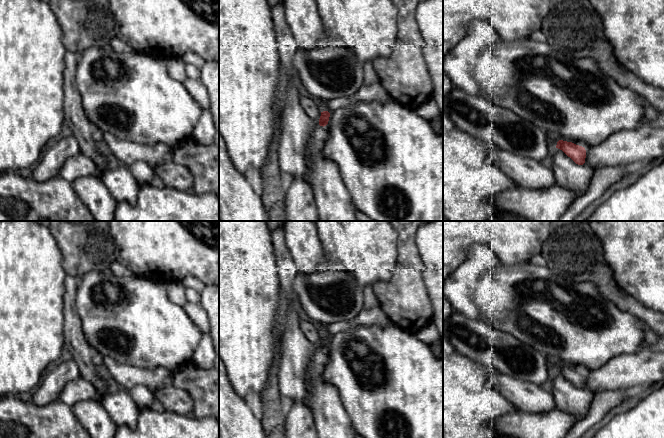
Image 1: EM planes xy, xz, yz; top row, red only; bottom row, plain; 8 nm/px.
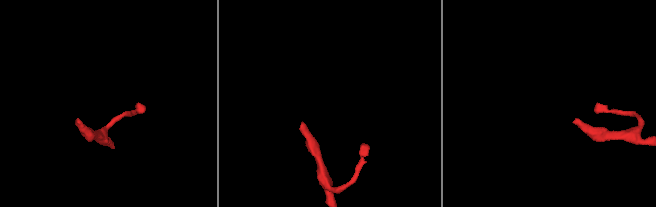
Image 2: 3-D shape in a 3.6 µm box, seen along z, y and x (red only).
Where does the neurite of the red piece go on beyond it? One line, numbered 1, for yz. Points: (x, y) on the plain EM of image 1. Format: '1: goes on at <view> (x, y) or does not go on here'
1: does not go on here

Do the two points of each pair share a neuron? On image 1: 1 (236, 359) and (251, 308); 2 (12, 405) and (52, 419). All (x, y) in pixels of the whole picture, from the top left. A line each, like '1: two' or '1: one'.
1: one
2: one

